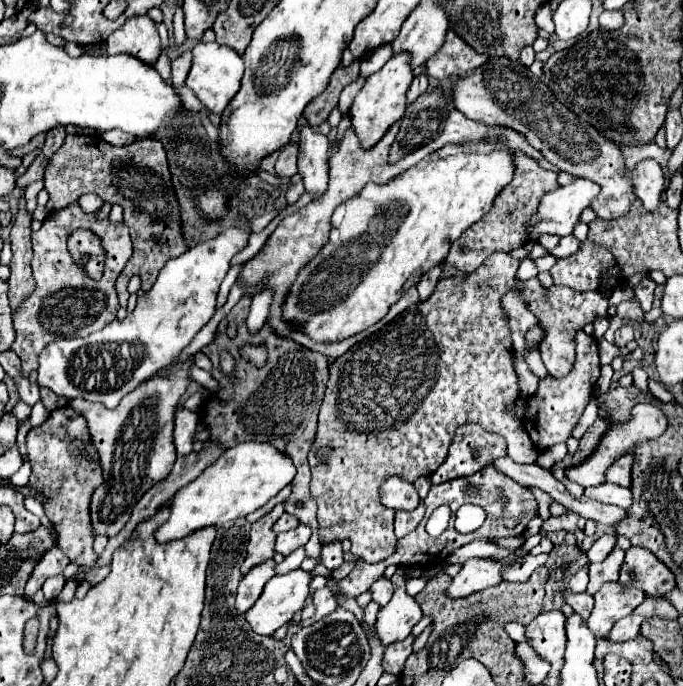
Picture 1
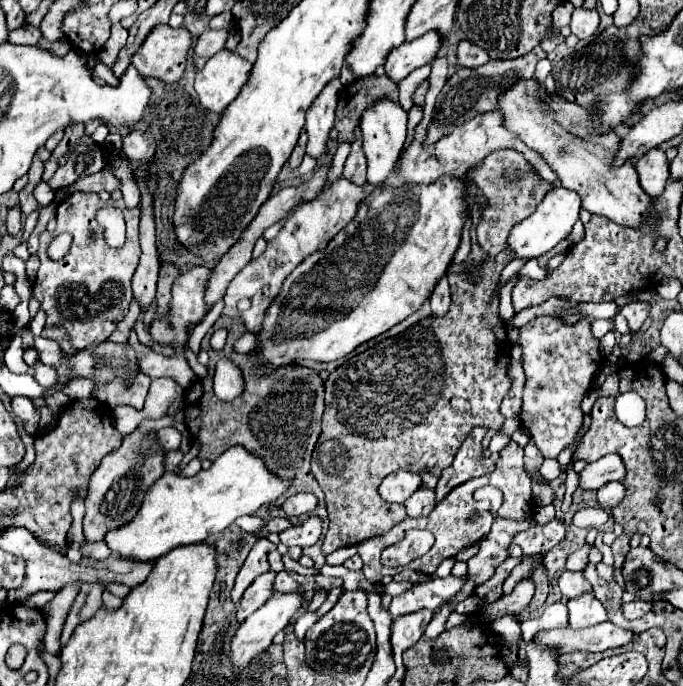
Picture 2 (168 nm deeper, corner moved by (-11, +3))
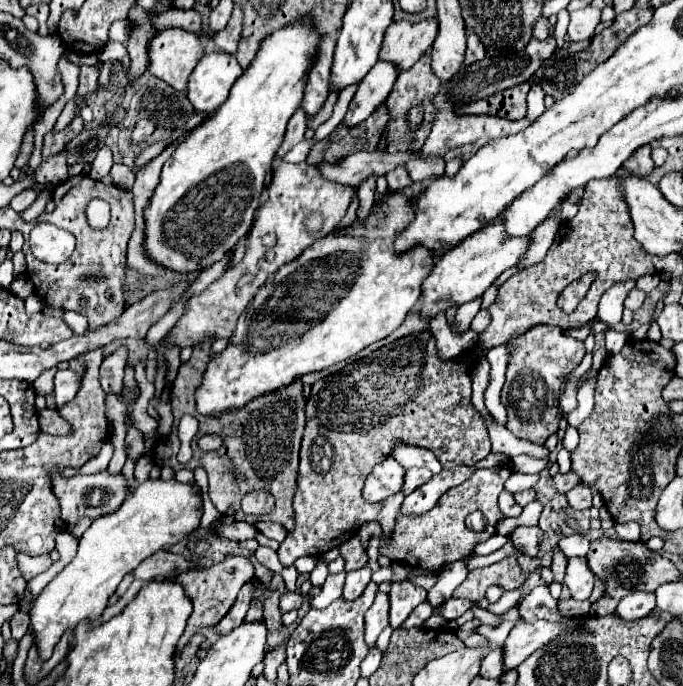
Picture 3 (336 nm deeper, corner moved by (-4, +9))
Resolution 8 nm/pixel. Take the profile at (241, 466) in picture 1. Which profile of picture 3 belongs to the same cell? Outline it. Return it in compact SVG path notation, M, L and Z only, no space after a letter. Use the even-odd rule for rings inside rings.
M145 480L135 492L121 504L121 508L109 516L93 520L89 530L81 536L75 558L43 588L33 602L31 636L37 648L39 660L51 658L59 638L75 628L83 620L95 620L107 608L109 596L117 590L125 574L133 572L145 558L161 550L163 546L177 544L193 530L201 520L201 494L197 484L179 484L175 480Z

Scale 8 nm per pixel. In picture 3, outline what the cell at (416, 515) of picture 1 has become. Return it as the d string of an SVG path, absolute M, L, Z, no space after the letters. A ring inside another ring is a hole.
M411 468L411 470L407 470L403 492L405 492L405 494L413 492L413 490L419 488L421 484L425 484L431 476L433 476L433 474L431 474L431 470L427 470L427 468Z

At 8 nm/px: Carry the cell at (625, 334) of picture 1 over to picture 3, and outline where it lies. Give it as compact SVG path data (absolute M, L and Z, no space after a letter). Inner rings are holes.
M633 288L629 294L627 294L627 298L625 298L625 308L629 308L629 310L639 310L641 308L641 304L643 304L643 300L645 300L645 292L641 292L639 288Z

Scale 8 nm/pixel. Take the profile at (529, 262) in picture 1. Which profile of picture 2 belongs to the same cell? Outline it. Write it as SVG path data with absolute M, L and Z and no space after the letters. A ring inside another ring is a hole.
M514 275L505 286L500 290L500 318L504 322L510 322L514 318L514 306L512 305L511 295L512 288L519 279L519 275Z

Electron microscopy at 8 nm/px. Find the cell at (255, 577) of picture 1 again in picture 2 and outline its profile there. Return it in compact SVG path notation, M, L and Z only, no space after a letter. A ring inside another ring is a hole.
M268 570L264 574L260 574L260 578L256 578L256 582L252 582L252 586L244 592L240 604L238 604L238 622L244 622L252 612L256 612L270 596L274 590L274 578L276 572Z

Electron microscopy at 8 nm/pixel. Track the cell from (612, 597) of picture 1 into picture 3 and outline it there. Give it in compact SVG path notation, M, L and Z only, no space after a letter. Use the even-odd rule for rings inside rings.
M631 592L619 600L617 614L623 620L639 620L655 610L655 600L651 592Z

